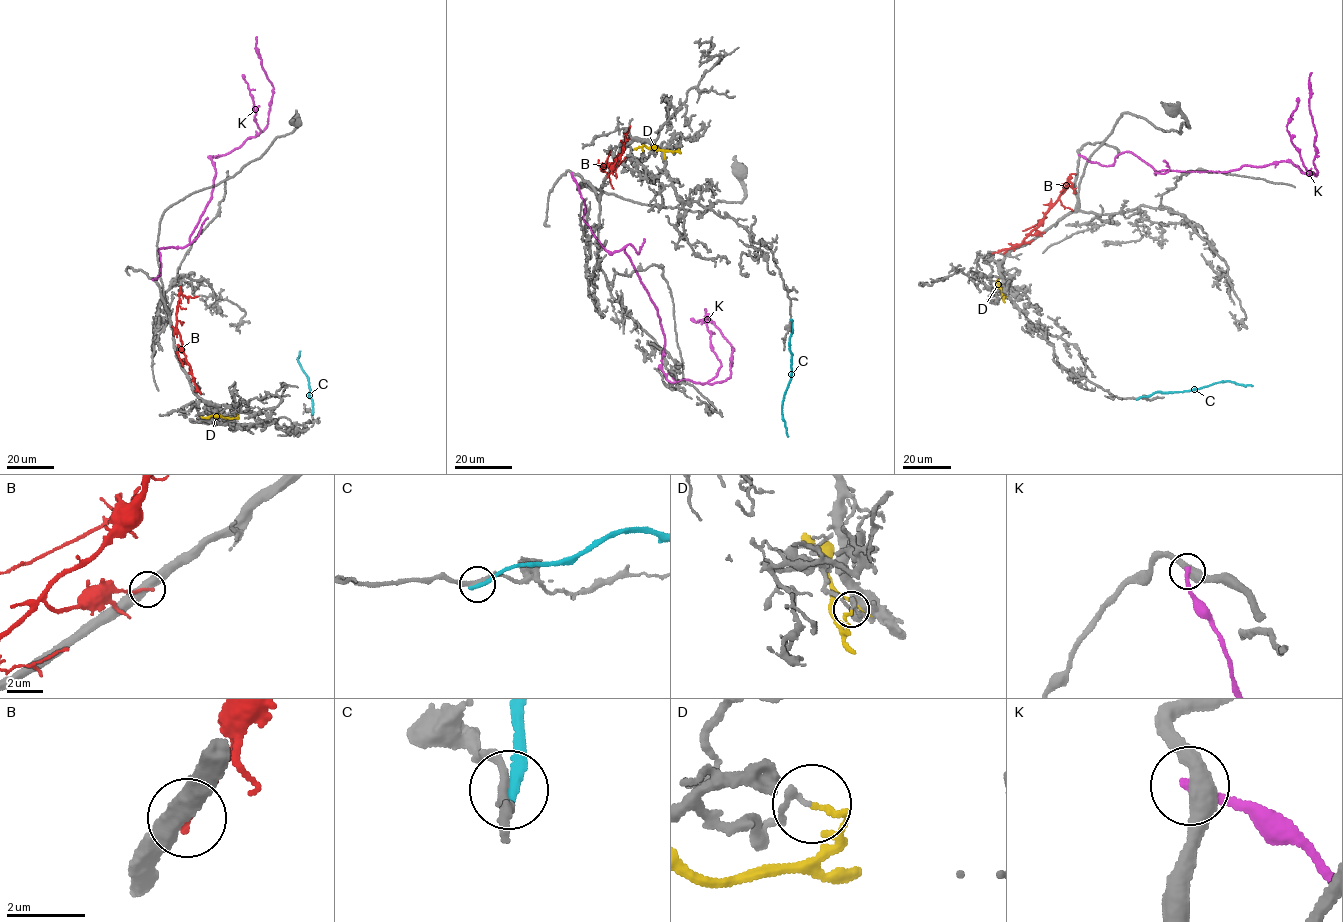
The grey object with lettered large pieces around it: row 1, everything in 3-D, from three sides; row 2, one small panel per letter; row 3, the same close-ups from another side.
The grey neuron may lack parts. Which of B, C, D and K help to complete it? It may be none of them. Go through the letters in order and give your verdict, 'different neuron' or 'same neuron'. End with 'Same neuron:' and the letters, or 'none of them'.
B: different neuron
C: different neuron
D: different neuron
K: different neuron
Same neuron: none of them

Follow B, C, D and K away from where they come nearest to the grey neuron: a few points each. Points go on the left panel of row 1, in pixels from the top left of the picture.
B: (179, 359), (188, 363), (176, 325), (179, 295), (198, 296)
C: (312, 413), (307, 377), (297, 360), (300, 351)
D: (236, 414), (238, 415), (235, 418), (201, 416)
K: (153, 279), (159, 249), (189, 243), (210, 199), (210, 156), (267, 126), (273, 87), (256, 36)

